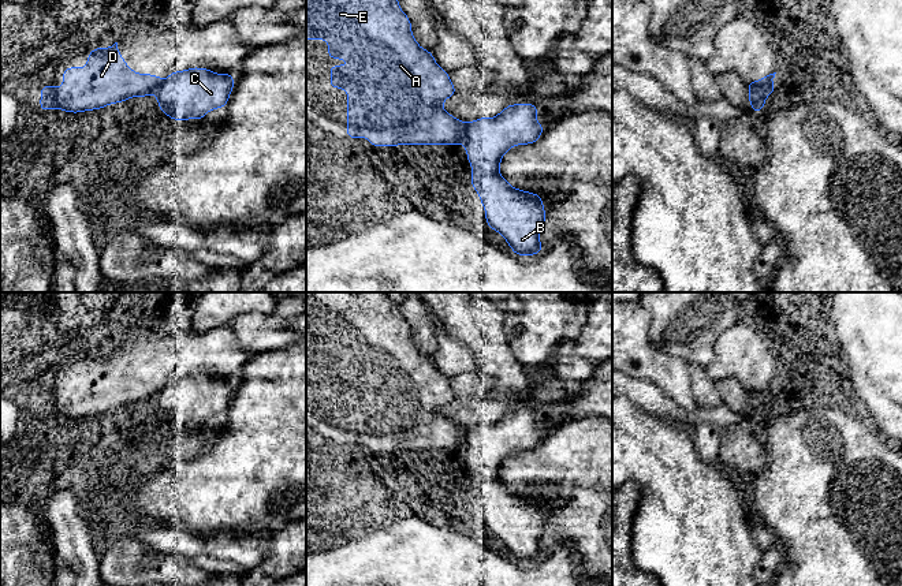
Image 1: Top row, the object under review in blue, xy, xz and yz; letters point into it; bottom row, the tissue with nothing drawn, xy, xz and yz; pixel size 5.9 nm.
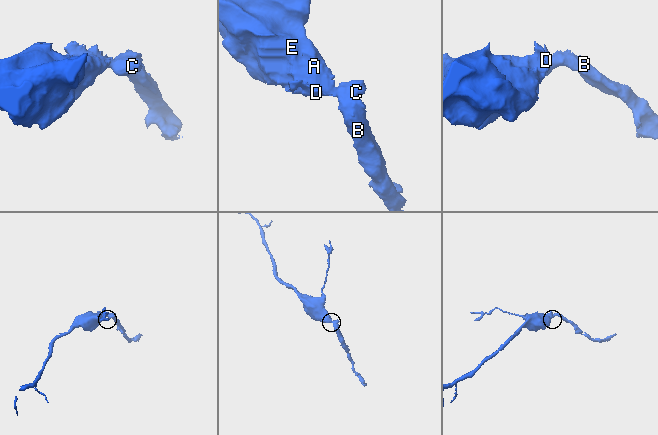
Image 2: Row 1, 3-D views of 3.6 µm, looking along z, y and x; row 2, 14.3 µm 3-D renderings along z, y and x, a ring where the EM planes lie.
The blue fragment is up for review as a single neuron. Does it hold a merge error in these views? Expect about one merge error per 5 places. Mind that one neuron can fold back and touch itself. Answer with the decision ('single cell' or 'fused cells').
fused cells

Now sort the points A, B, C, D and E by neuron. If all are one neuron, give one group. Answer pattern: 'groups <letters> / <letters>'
groups A D E / B C

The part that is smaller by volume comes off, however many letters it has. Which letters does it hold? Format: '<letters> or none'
B, C

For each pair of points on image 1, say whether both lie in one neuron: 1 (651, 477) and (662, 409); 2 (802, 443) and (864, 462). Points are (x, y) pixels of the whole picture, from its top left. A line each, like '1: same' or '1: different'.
1: different
2: same

